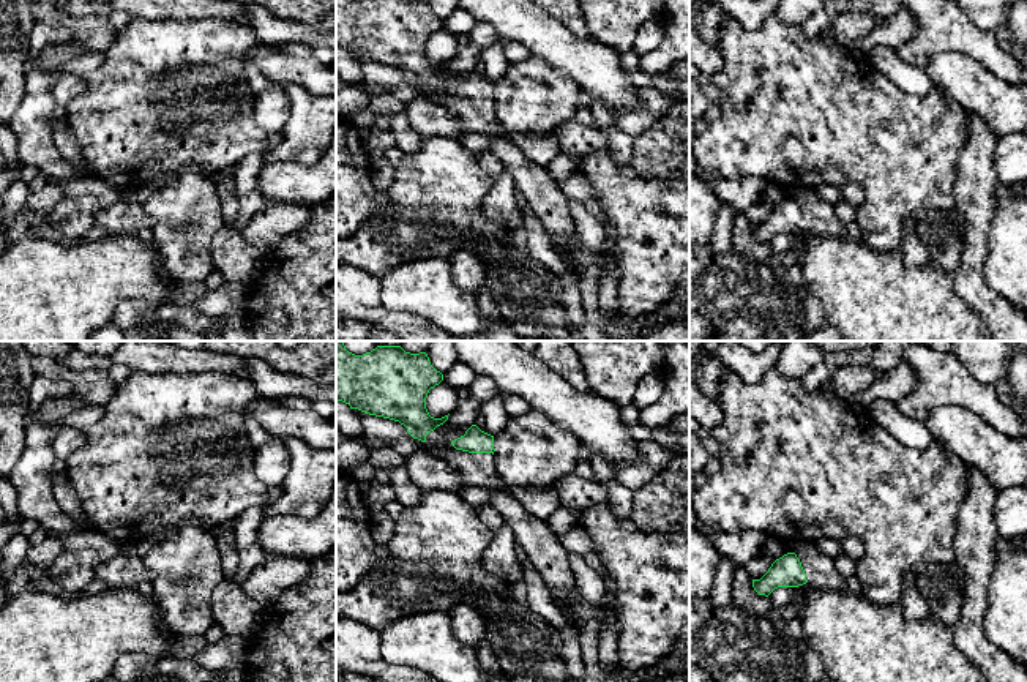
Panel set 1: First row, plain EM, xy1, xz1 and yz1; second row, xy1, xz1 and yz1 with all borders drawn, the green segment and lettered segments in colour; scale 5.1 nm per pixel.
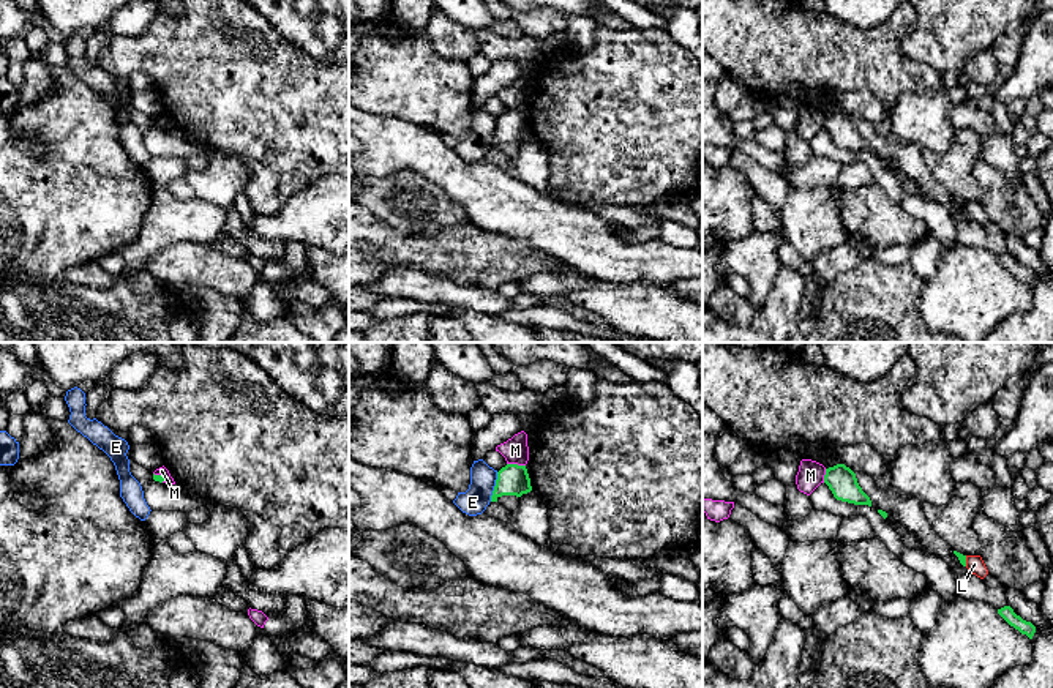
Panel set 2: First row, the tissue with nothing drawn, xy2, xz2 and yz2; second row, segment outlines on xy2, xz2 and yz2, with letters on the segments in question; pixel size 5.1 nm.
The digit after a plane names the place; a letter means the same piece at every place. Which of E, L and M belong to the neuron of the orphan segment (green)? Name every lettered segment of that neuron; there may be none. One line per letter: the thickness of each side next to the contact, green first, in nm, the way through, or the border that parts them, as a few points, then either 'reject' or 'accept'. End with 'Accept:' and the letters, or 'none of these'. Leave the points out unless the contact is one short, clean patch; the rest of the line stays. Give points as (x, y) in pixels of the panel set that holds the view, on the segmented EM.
E: 160 nm thick on the green side, 140 nm on the other; border along xz2 (498, 472), (490, 501); reject
L: 40 nm thick on the green side, 90 nm on the other; border along yz2 (965, 556), (966, 565); reject
M: 160 nm thick on the green side, 140 nm on the other; reject
Accept: none of these

